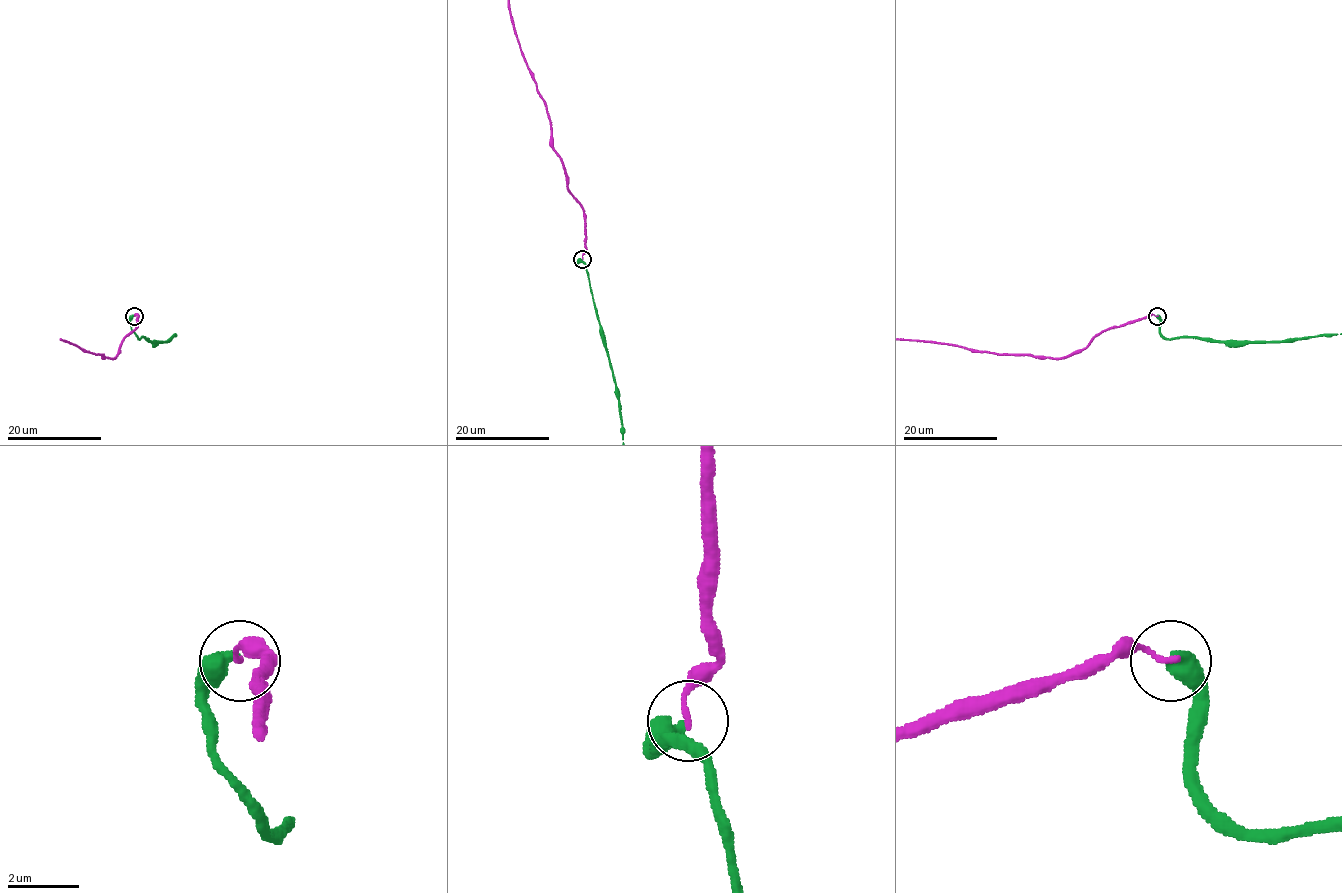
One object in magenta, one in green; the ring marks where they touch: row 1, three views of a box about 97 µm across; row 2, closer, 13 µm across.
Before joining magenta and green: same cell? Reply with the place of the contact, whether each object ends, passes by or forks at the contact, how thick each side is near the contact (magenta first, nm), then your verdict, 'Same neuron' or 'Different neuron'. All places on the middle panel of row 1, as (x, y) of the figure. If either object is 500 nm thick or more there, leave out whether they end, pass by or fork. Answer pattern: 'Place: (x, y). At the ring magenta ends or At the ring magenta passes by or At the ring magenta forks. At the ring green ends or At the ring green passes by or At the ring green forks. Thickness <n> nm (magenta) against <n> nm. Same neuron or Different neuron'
Place: (582, 259). At the ring magenta ends. At the ring green ends. Thickness 150 nm (magenta) against 460 nm. Different neuron

